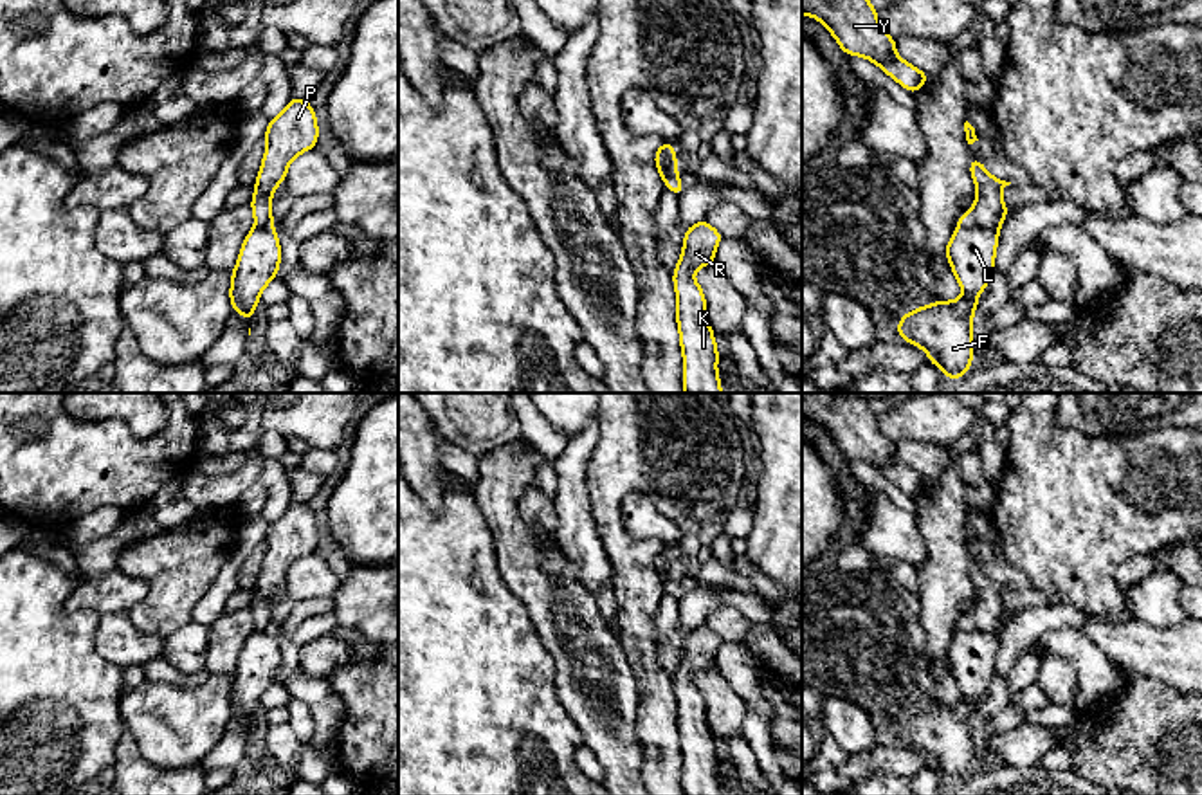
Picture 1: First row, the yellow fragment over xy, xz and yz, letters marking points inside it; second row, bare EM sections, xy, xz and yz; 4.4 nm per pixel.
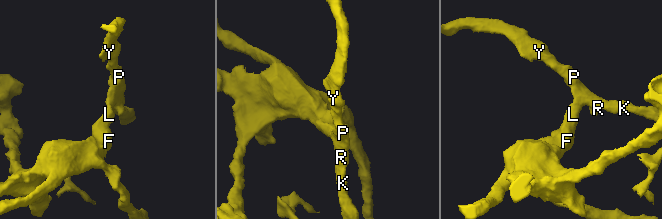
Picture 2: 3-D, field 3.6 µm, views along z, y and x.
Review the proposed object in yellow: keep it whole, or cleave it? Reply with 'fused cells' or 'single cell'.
fused cells

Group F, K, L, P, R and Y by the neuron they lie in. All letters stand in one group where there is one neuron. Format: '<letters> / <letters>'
F L / K P R Y

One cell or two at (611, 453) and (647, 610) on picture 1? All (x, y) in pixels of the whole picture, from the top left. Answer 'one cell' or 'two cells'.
one cell

